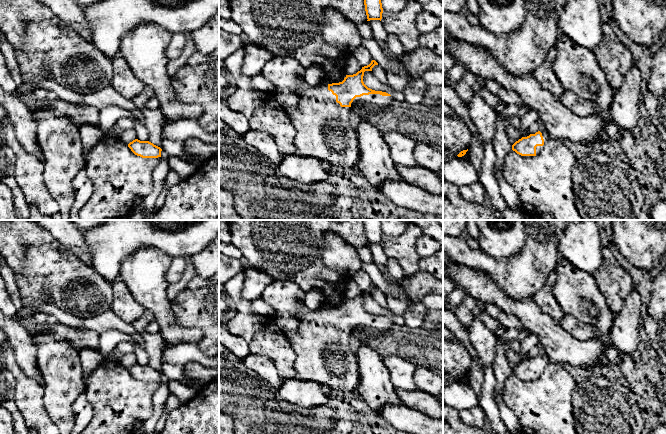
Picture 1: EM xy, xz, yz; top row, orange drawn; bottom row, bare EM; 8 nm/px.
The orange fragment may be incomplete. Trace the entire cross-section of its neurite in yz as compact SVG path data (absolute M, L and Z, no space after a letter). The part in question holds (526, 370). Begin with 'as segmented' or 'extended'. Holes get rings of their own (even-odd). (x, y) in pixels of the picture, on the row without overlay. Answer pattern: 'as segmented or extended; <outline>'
extended; M546 354L522 361L512 369L512 374L521 380L536 380L544 372L550 360Z

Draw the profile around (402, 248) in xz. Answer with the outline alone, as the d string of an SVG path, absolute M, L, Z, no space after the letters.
M413 224L398 236L383 235L383 250L388 258L396 259L404 271L404 278L411 278L419 271L419 255L416 241L422 235L421 229Z

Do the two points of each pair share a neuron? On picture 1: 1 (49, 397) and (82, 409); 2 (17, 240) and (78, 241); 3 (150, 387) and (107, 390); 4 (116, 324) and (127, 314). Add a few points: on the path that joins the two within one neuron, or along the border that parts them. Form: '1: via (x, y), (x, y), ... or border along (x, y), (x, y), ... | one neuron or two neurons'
1: border along (84, 390), (72, 405), (75, 421) | two neurons
2: border along (46, 230), (76, 256) | two neurons
3: via (139, 390), (118, 390) | one neuron
4: border along (110, 308), (129, 325) | two neurons

